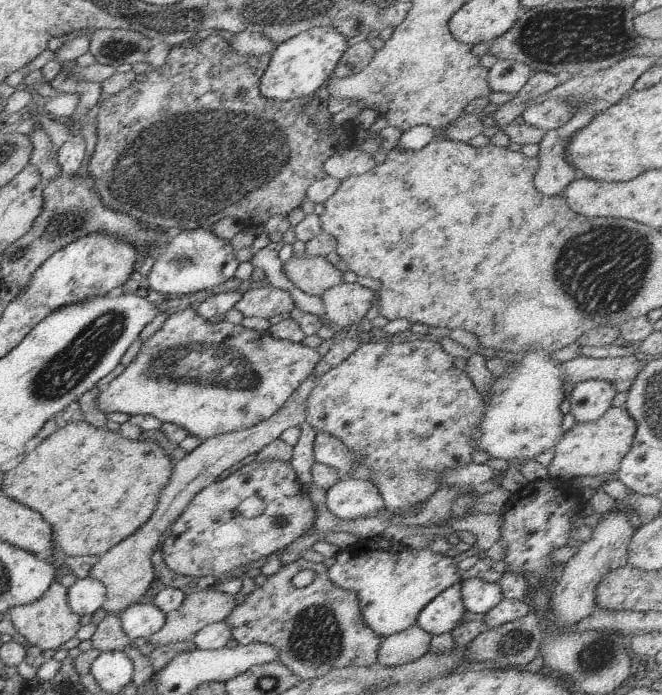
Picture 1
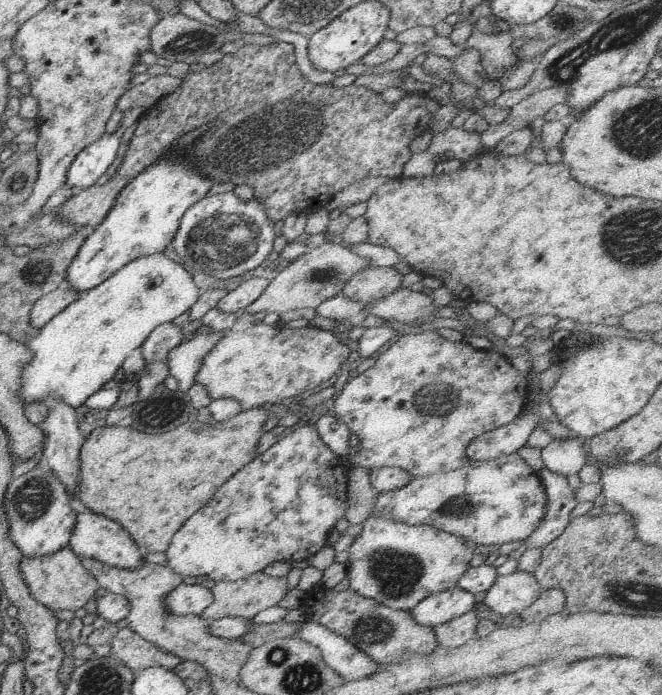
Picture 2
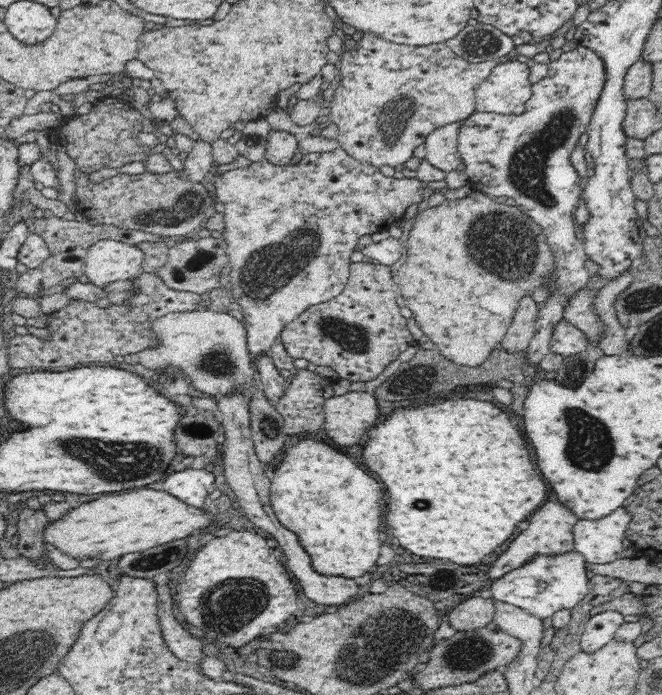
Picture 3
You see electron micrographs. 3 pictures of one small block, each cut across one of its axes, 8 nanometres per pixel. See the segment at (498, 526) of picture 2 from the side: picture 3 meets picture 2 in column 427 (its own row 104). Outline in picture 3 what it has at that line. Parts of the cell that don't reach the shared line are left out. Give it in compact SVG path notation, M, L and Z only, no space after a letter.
M523 59L500 62L476 89L476 113L519 115L533 91Z

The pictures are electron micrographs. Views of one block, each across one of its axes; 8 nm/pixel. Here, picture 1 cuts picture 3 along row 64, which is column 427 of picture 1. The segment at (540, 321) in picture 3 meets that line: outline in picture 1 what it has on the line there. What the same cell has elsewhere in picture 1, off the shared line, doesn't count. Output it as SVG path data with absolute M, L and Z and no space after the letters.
M381 537L361 539L341 549L335 558L336 562L328 569L329 578L336 586L356 590L363 619L382 638L416 625L420 611L442 591L460 582L462 578L462 571L458 569L460 559L440 556L432 552L432 549L411 549L402 541L389 542Z

